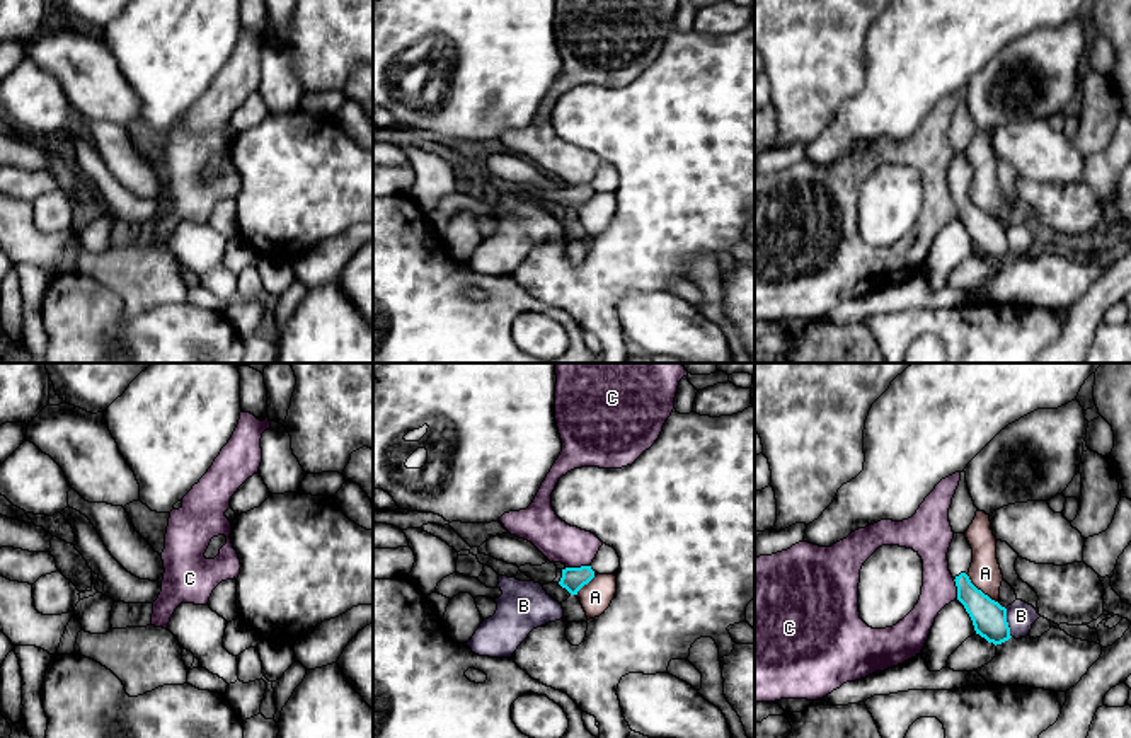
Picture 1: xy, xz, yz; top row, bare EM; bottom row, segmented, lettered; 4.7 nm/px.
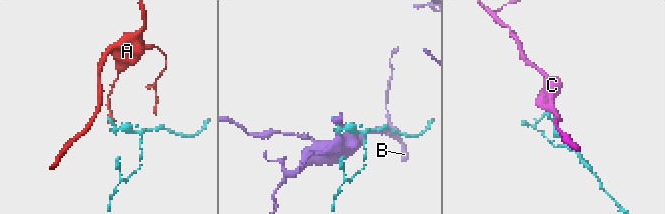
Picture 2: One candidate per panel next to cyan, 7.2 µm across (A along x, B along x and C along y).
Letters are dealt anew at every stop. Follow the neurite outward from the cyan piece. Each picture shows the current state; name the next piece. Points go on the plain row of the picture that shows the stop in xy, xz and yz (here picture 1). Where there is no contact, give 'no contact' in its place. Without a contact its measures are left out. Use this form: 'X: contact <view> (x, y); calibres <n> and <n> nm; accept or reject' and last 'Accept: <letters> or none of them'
A: contact yz (980, 208); calibres 160 and 150 nm; reject
B: contact yz (1007, 241); calibres 160 and 140 nm; reject
C: contact xz (576, 186); calibres 110 and 190 nm; reject
Accept: none of them

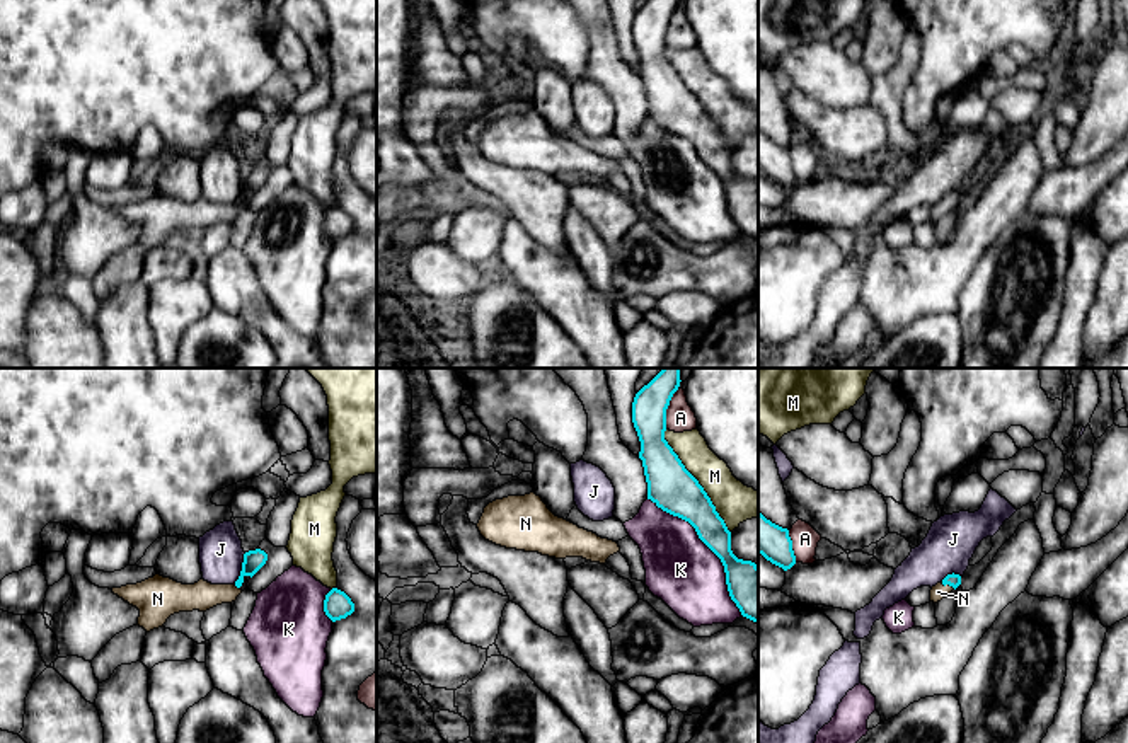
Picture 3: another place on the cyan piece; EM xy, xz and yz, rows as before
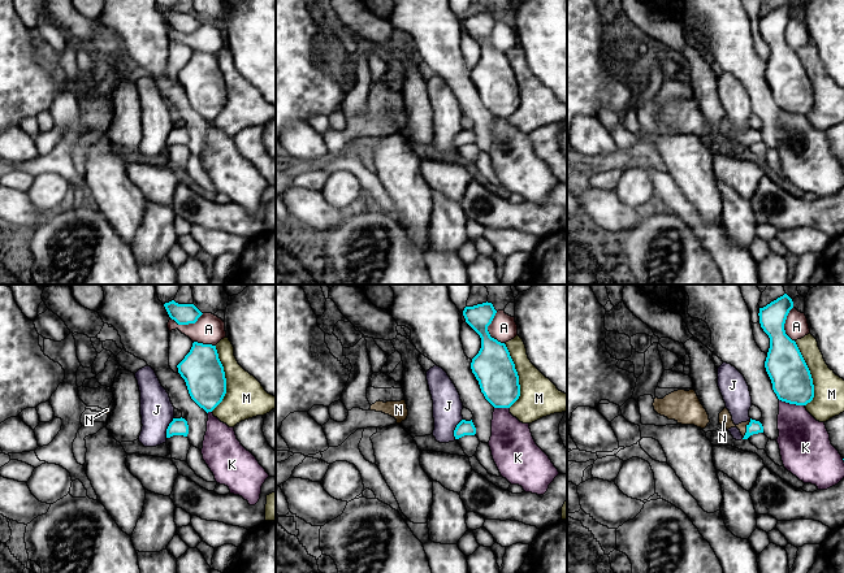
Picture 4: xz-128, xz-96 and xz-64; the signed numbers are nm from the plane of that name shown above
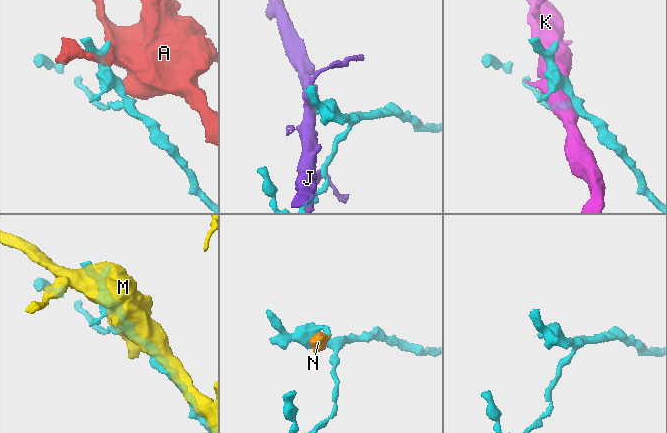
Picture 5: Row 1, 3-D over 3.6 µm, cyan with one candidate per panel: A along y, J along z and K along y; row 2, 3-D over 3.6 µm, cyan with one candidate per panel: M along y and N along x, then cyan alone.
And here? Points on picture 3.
A: contact xz (667, 26); calibres 160 and 130 nm; reject
J: contact xy (242, 186); calibres 100 and 200 nm; reject
K: contact xz (709, 166); calibres 190 and 340 nm; reject
M: contact xz (697, 99); calibres 220 and 190 nm; reject
N: contact yz (948, 201); calibres 70 and 70 nm; accept
Accept: N

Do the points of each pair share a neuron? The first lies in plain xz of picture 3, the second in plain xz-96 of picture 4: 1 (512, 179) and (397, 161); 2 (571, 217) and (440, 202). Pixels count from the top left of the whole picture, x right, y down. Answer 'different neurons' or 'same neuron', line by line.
1: same neuron
2: same neuron

